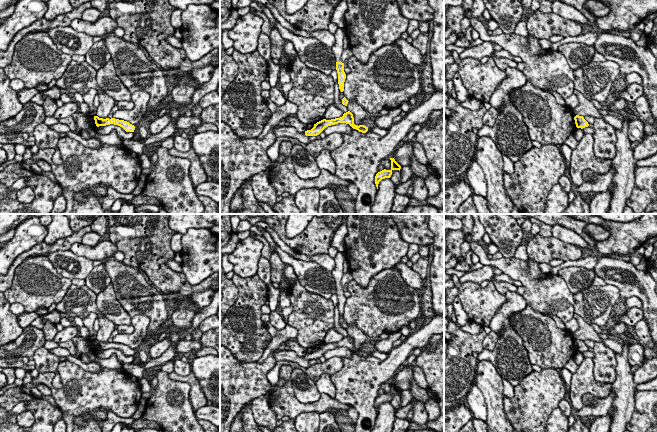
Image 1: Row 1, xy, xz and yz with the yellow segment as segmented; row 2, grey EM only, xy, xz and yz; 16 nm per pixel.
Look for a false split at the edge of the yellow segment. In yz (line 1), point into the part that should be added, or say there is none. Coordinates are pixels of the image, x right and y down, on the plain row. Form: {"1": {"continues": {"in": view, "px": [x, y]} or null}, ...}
{"1": {"continues": null}}

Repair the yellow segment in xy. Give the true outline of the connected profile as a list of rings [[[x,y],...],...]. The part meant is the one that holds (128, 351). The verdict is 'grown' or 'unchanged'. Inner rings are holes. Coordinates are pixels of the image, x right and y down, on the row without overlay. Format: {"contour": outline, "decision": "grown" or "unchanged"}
{"contour": [[[94,340],[94,344],[95,344],[95,348],[97,351],[114,348],[114,349],[118,349],[118,350],[122,351],[126,356],[134,356],[134,354],[135,354],[134,349],[132,349],[129,346],[124,345],[124,344],[119,344],[119,343],[115,343],[115,342],[103,343],[103,342],[99,342],[98,340]]], "decision": "unchanged"}

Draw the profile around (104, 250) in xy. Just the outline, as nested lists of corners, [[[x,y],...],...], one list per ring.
[[[103,240],[93,247],[83,243],[74,243],[70,247],[70,251],[75,255],[86,257],[92,261],[105,261],[112,259],[118,249],[110,240]]]

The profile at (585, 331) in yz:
[[[574,313],[573,318],[577,321],[579,328],[573,333],[574,338],[579,340],[592,340],[593,342],[602,342],[610,348],[615,354],[622,353],[622,344],[614,339],[601,339],[594,328],[586,323],[580,316]]]

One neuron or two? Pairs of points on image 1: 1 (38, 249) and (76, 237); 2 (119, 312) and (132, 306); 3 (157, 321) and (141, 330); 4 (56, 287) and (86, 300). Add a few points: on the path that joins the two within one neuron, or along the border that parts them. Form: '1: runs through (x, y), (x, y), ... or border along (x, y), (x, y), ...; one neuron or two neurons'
1: runs through (47, 248), (53, 248), (67, 242); one neuron
2: border along (113, 288), (116, 299), (131, 317); two neurons
3: border along (132, 316), (145, 315), (149, 319), (148, 335); two neurons
4: border along (71, 284), (64, 297), (57, 304); two neurons

